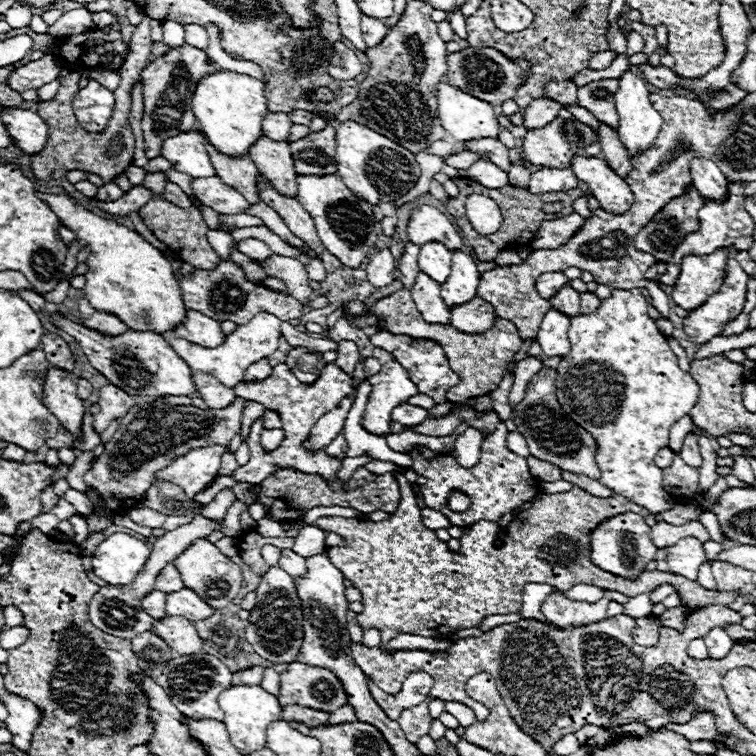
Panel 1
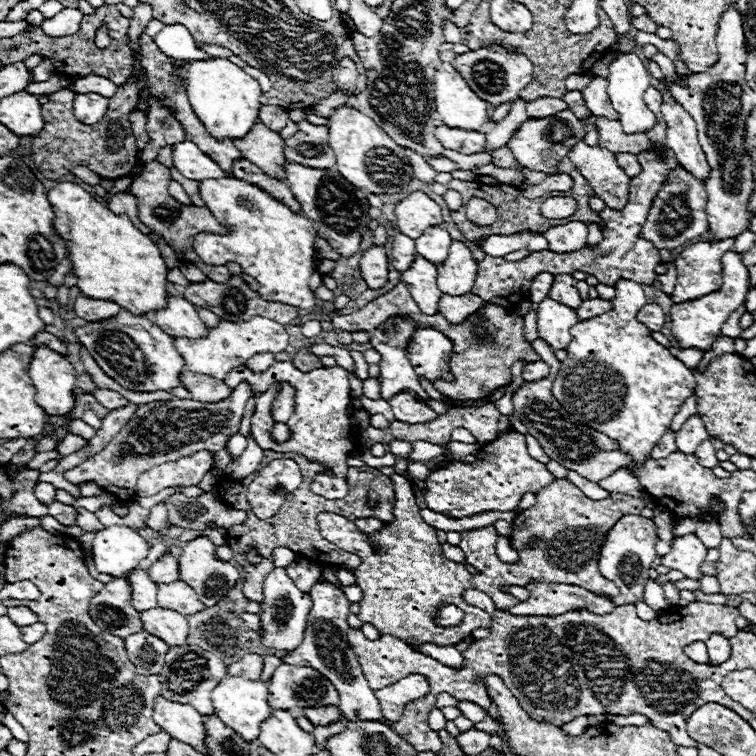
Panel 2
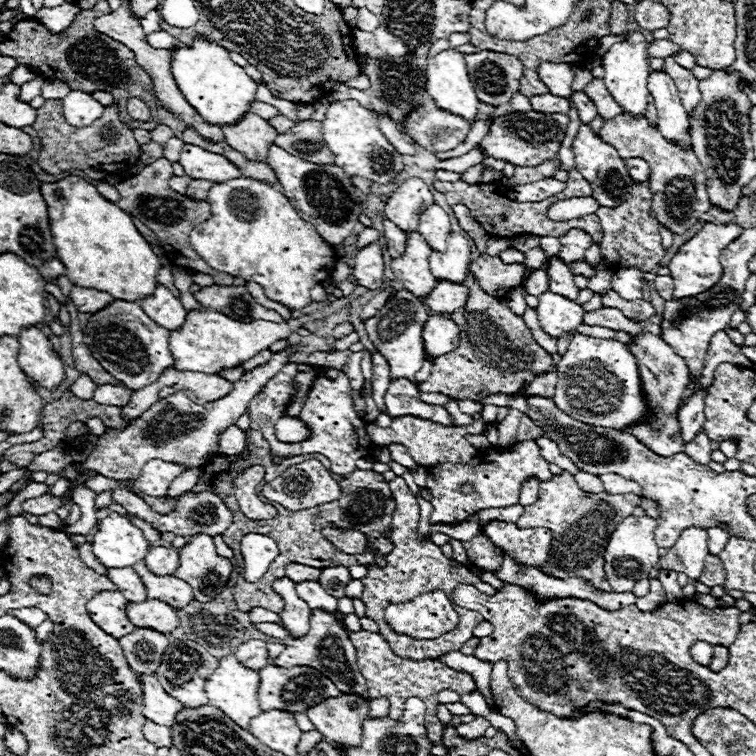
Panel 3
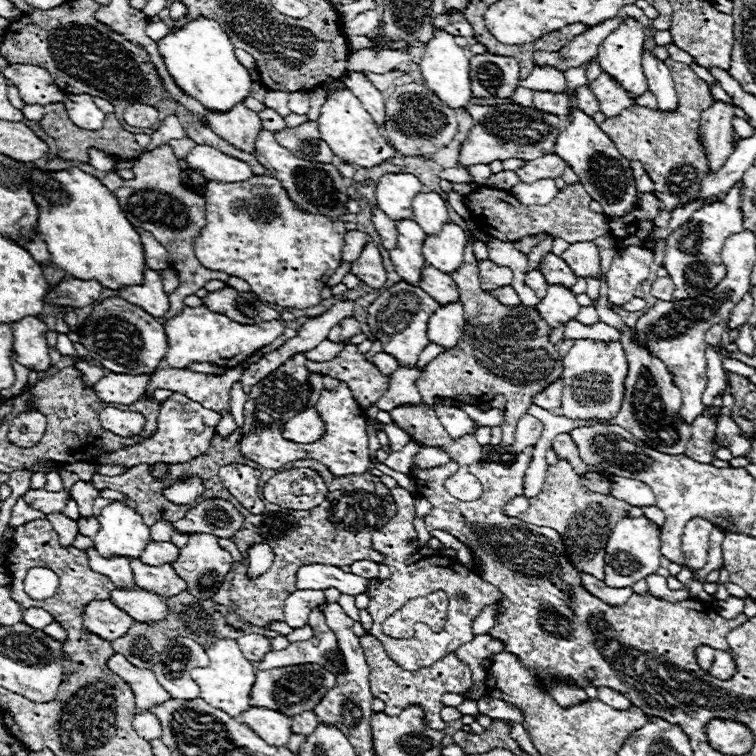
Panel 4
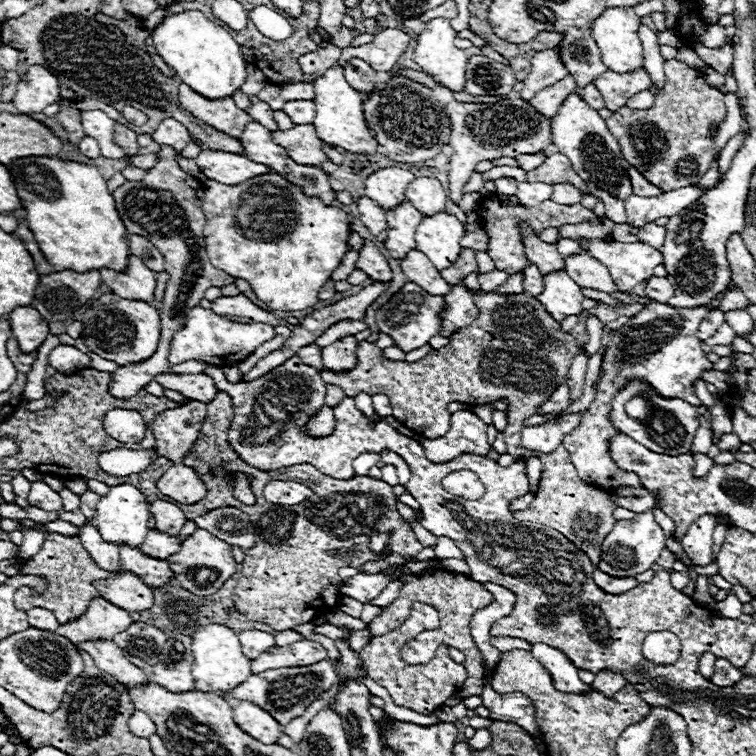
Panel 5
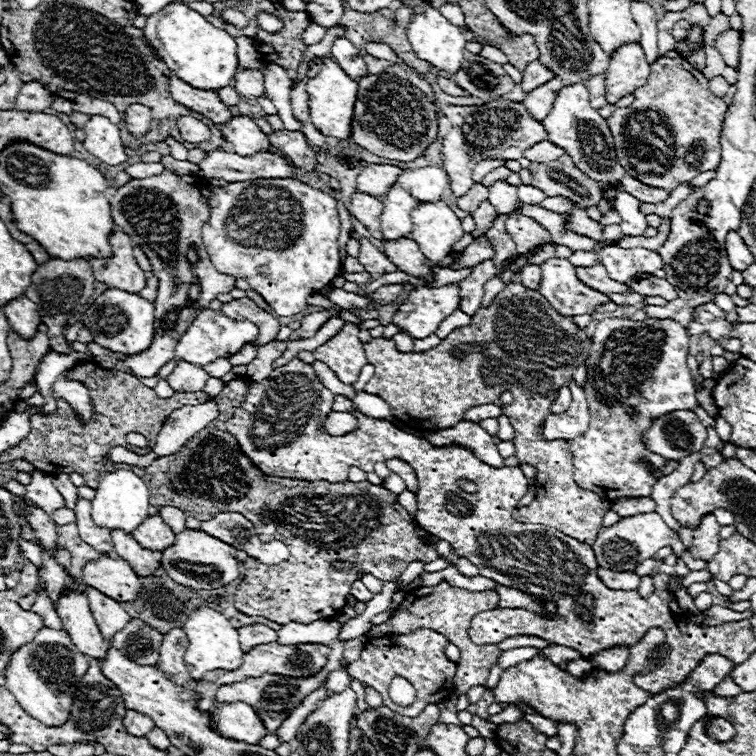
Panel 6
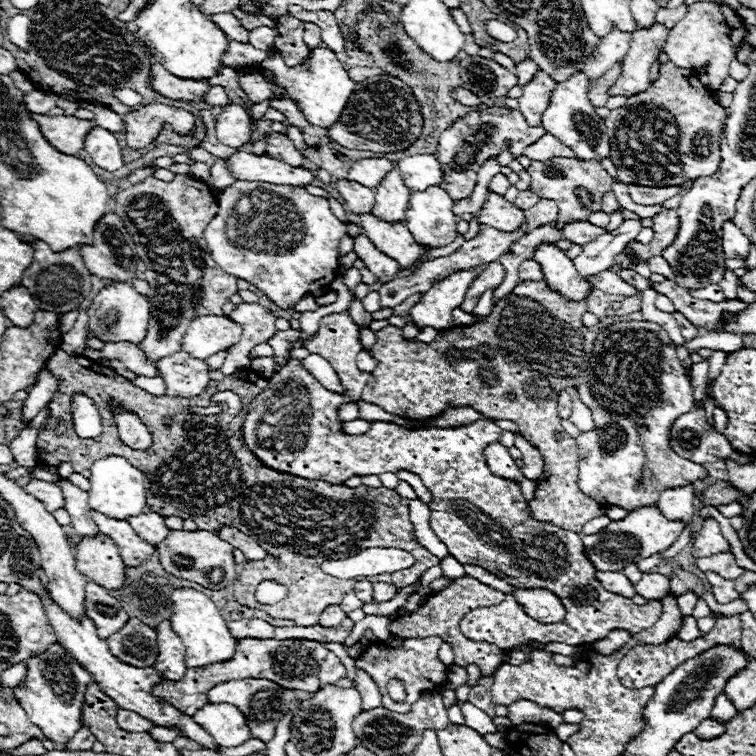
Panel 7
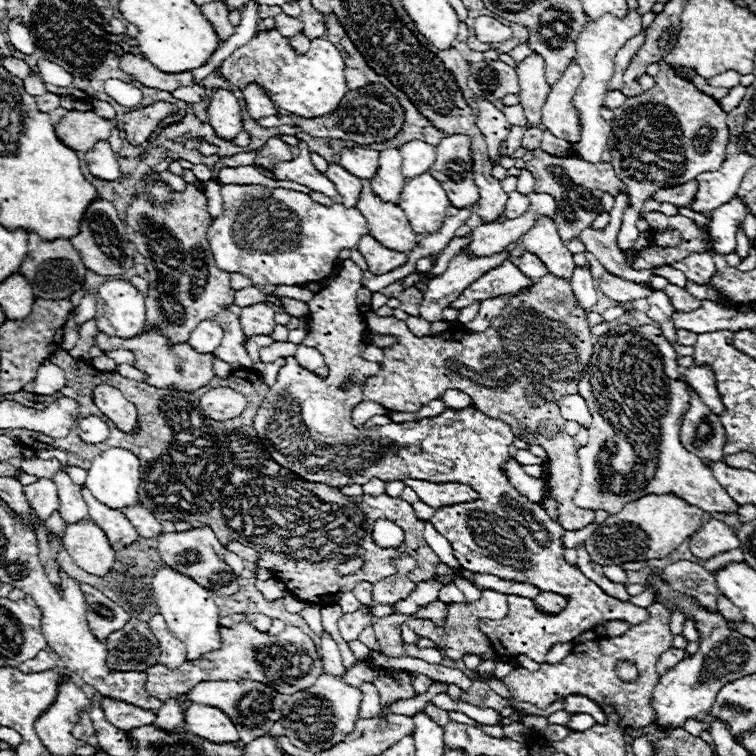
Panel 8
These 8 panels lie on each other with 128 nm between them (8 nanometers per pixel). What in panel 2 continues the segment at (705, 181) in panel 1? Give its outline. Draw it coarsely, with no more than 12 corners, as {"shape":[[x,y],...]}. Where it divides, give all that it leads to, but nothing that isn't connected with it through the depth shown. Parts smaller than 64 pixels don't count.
{"shape":[[664,92],[666,140],[700,182],[710,164],[690,114]]}

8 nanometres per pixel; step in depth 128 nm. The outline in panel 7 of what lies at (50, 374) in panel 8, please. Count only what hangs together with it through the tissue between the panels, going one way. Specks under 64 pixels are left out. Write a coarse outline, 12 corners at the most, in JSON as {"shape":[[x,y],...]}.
{"shape":[[44,368],[28,390],[22,420],[30,422],[52,400],[58,380]]}

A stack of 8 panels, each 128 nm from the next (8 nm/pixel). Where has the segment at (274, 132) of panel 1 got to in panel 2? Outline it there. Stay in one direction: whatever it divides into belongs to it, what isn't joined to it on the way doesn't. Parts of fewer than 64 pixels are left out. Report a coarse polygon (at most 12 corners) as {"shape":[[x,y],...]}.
{"shape":[[262,106],[260,122],[280,132],[288,122],[288,110]]}

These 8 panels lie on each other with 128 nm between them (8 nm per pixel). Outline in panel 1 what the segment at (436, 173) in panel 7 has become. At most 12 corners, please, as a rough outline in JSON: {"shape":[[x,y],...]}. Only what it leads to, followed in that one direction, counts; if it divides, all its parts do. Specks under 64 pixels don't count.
{"shape":[[440,242],[420,246],[418,264],[438,284],[452,268],[452,252]]}

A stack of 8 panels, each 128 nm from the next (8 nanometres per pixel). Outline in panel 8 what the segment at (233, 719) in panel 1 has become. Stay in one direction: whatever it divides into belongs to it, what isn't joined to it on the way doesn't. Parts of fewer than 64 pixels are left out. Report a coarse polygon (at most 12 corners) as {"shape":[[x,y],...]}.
{"shape":[[160,568],[154,600],[196,660],[220,650],[220,614],[208,590]]}

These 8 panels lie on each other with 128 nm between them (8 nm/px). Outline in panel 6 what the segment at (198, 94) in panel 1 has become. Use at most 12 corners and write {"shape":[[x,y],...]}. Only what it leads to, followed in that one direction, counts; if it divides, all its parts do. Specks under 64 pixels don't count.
{"shape":[[186,4],[144,26],[150,46],[194,88],[238,72],[236,40]]}

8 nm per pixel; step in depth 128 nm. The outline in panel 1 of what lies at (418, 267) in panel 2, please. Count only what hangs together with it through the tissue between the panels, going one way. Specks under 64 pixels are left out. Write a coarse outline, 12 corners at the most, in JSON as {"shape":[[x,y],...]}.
{"shape":[[420,274],[412,300],[428,324],[450,324],[440,284]]}

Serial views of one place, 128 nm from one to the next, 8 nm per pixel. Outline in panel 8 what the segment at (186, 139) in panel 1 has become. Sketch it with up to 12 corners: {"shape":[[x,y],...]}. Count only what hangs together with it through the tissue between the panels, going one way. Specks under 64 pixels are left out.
{"shape":[[308,148],[272,168],[274,180],[292,180],[338,198],[334,184],[312,166]]}

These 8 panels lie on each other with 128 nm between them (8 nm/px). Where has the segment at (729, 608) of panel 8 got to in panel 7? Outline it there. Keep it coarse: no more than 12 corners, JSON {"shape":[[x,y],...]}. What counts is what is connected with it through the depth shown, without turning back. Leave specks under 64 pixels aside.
{"shape":[[706,572],[714,596],[720,604],[738,596],[732,592],[732,580],[716,572]]}

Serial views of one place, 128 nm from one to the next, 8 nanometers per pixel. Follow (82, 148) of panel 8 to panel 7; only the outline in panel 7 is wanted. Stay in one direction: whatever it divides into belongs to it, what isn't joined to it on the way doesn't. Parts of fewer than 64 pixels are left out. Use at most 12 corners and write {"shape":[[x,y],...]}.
{"shape":[[30,114],[44,138],[78,154],[94,126],[74,116]]}

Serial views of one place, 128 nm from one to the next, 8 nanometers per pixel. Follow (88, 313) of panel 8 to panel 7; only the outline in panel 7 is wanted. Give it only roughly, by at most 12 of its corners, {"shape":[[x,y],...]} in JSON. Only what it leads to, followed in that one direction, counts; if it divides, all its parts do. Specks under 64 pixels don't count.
{"shape":[[82,310],[72,330],[60,336],[60,348],[80,356],[86,346],[88,314]]}

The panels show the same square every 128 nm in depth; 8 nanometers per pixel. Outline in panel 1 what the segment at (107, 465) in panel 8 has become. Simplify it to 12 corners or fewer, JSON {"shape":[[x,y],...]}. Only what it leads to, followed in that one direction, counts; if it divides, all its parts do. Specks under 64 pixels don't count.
{"shape":[[112,534],[92,554],[110,586],[132,584],[150,546]]}

